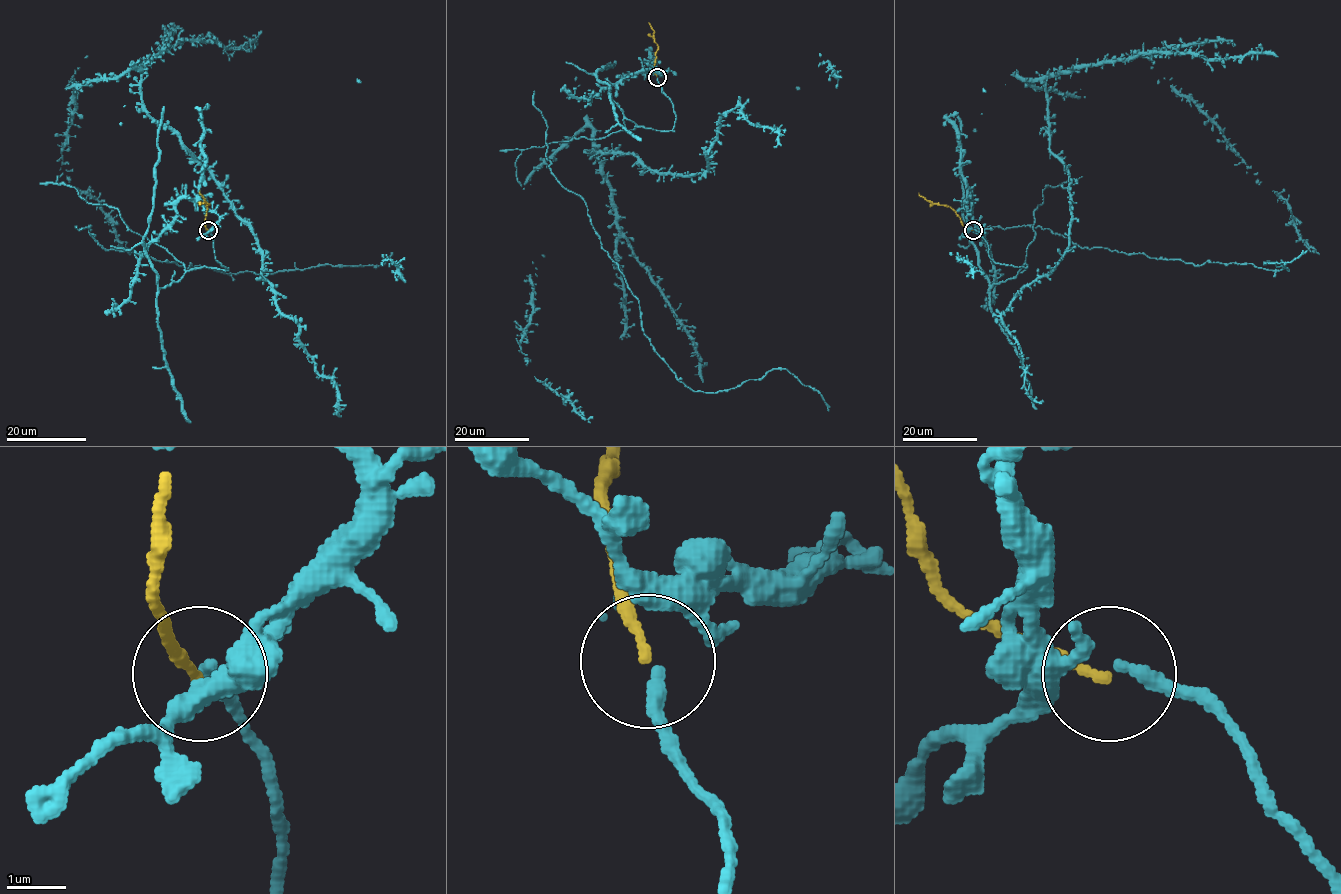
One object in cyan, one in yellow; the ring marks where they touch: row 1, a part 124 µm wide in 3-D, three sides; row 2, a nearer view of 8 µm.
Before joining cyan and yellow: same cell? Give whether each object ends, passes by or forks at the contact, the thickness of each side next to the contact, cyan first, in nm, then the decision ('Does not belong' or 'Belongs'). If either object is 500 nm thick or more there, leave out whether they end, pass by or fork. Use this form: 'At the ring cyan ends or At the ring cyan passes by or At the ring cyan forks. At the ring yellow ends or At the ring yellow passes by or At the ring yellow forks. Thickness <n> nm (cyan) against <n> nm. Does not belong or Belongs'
At the ring cyan passes by. At the ring yellow ends. Thickness 170 nm (cyan) against 150 nm. Belongs

